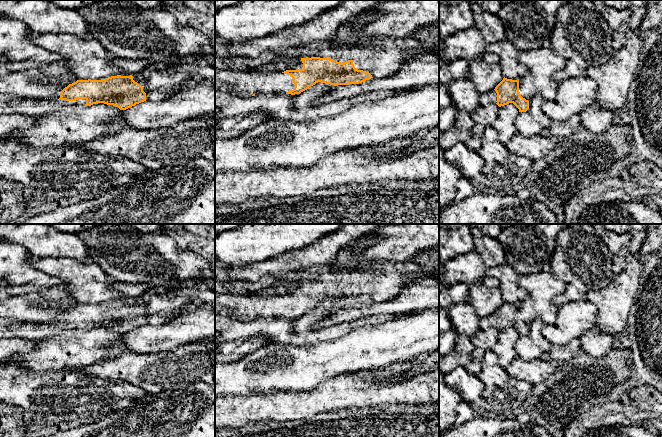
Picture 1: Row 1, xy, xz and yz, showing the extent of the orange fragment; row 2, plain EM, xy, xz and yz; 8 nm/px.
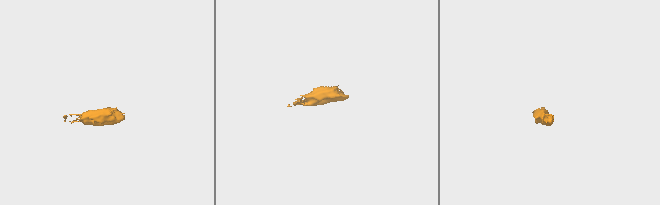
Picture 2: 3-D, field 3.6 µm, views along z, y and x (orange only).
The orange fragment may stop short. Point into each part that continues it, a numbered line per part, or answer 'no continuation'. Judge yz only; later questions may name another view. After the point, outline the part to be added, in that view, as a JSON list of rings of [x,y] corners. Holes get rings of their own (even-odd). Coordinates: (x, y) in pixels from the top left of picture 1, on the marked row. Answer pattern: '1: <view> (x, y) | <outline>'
1: yz (487, 99) | [[[495,90],[490,91],[486,94],[481,94],[479,97],[480,106],[487,107],[491,104],[497,103],[497,93]]]

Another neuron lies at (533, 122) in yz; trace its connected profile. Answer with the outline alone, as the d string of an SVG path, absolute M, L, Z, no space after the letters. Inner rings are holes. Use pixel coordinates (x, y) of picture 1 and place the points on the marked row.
M533 93L528 101L529 109L517 115L514 120L514 125L518 133L526 137L542 135L543 131L548 128L552 122L541 109L545 99L540 93Z

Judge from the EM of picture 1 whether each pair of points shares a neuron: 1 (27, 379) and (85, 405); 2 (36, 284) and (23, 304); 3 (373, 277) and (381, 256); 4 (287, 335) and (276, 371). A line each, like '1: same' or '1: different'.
1: same
2: different
3: different
4: different

